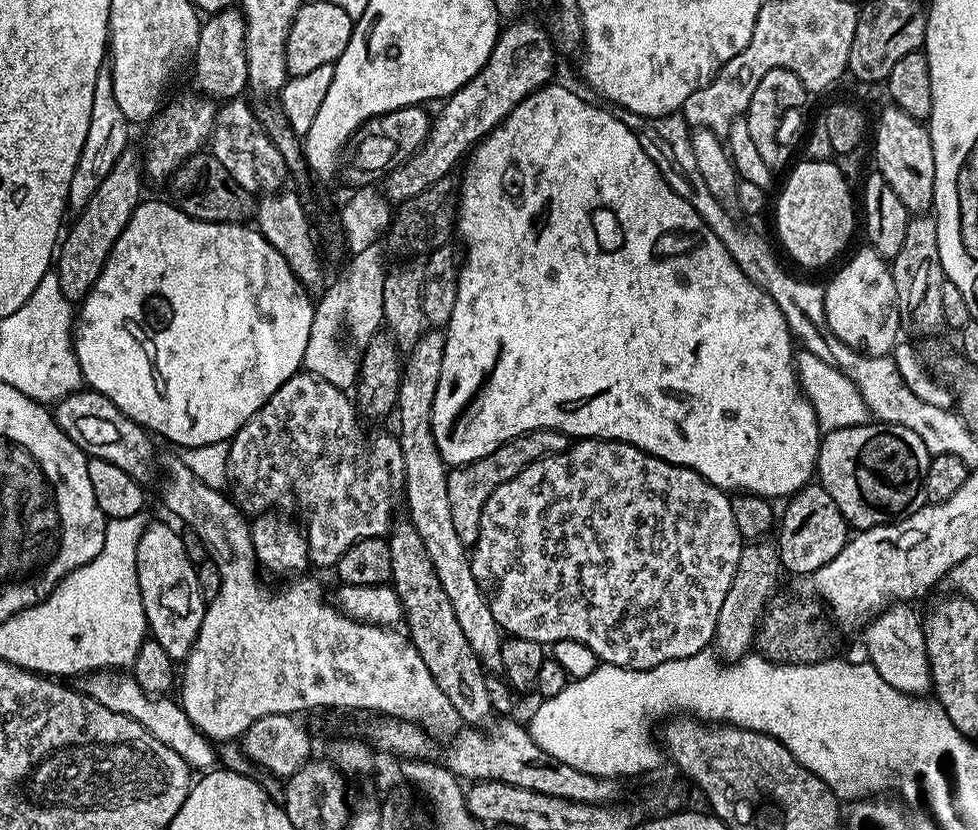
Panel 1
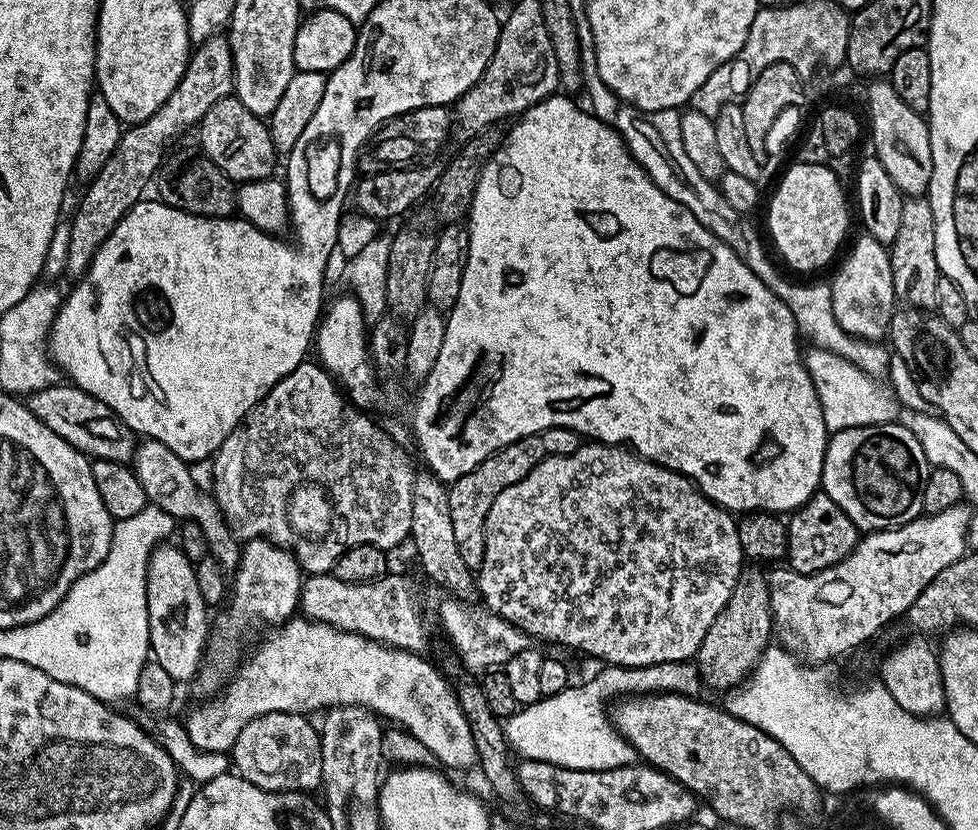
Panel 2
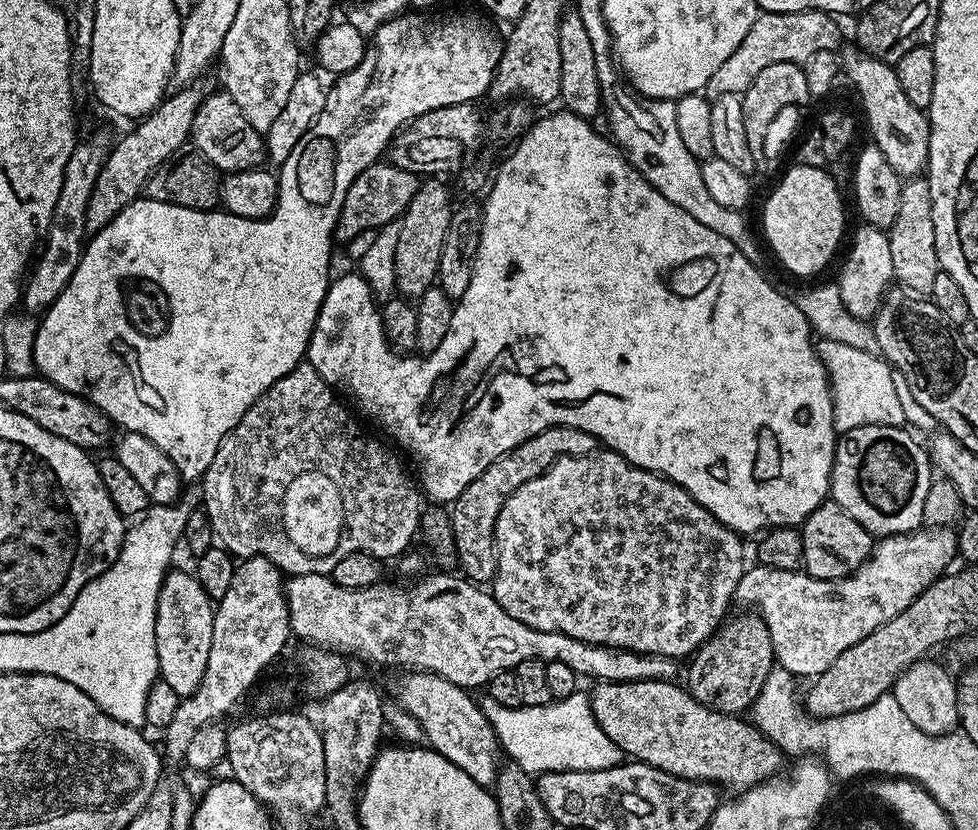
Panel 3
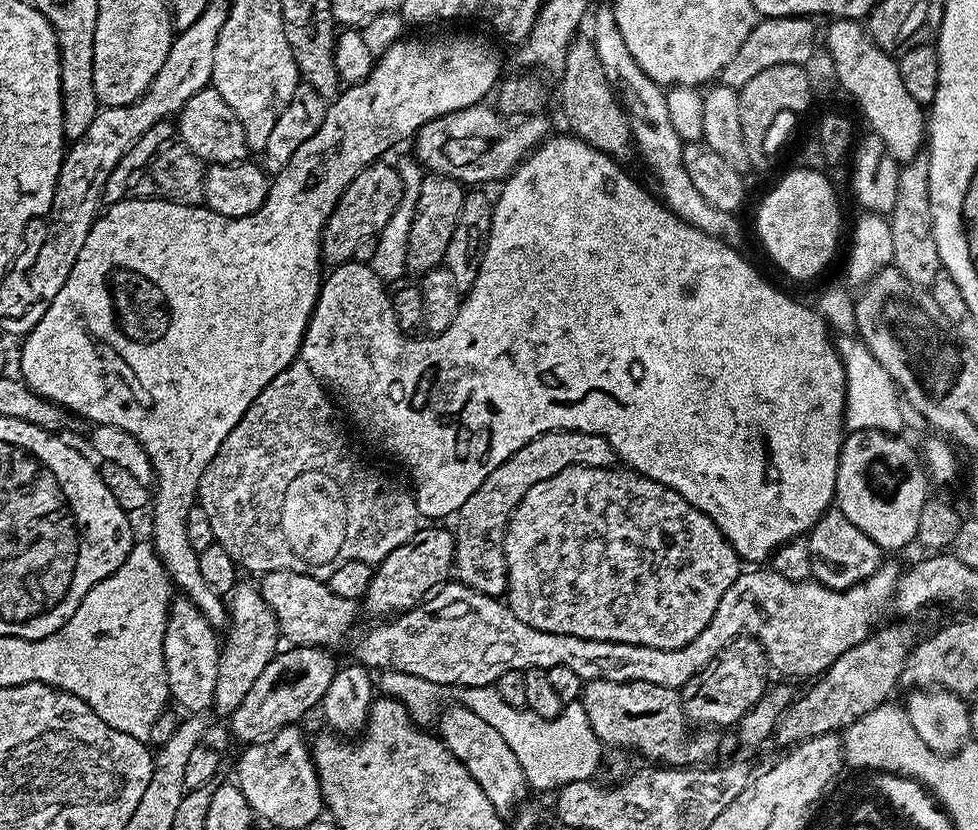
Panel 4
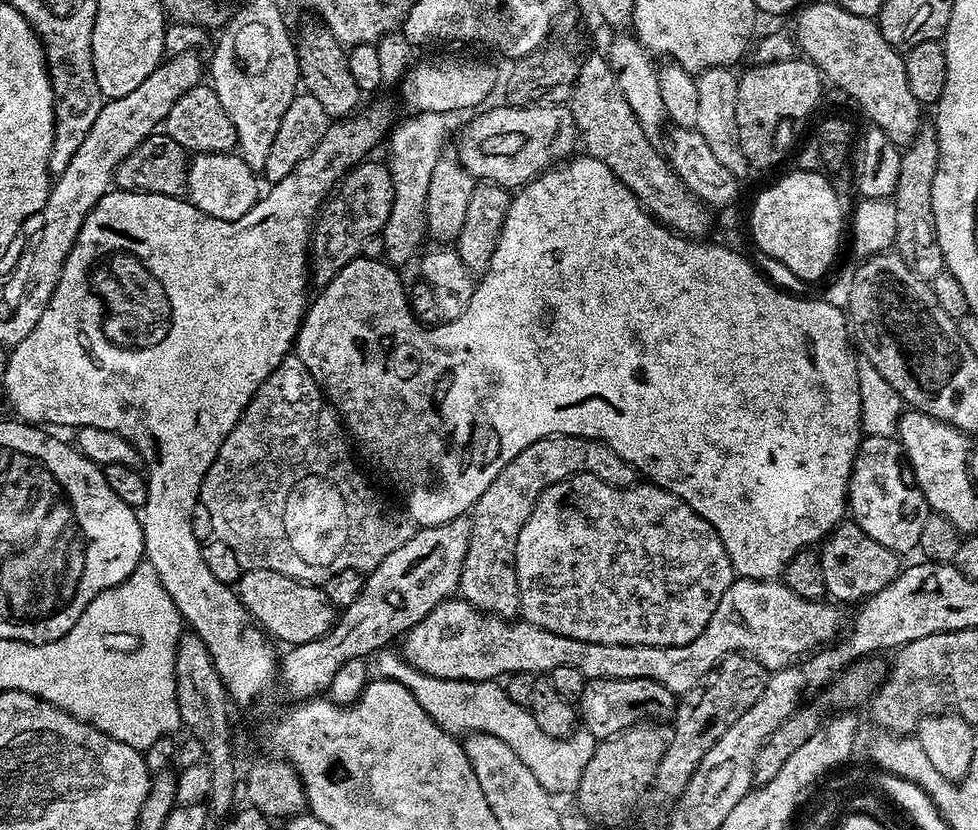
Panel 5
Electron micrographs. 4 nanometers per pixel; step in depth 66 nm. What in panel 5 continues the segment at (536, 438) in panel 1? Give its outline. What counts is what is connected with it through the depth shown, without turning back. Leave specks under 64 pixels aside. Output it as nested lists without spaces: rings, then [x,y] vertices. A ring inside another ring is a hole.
[[[583,434],[547,436],[526,446],[482,490],[482,498],[470,509],[472,529],[466,562],[462,562],[459,595],[469,600],[480,612],[501,616],[509,622],[521,615],[518,574],[516,573],[516,546],[518,533],[526,526],[526,518],[534,510],[538,498],[550,486],[578,474],[594,474],[615,488],[630,488],[637,483],[638,473],[631,464],[618,458],[610,446],[600,440],[591,440]]]

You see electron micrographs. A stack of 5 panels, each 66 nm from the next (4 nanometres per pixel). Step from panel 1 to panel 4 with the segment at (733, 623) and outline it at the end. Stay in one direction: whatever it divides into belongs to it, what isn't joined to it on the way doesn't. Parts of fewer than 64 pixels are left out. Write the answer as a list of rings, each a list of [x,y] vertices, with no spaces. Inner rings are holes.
[[[736,636],[716,655],[711,663],[705,666],[702,671],[696,672],[694,678],[686,682],[680,689],[684,714],[689,723],[702,728],[737,725],[745,713],[756,705],[767,691],[770,684],[768,672],[770,673],[768,656],[760,641],[753,636]]]

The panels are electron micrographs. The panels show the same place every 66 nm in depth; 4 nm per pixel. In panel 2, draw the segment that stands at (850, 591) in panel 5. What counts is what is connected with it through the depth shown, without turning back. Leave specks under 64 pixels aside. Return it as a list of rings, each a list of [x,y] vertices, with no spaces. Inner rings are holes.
[[[823,490],[815,492],[802,507],[787,517],[788,555],[787,567],[809,576],[826,570],[846,559],[856,549],[858,529],[854,522]]]

